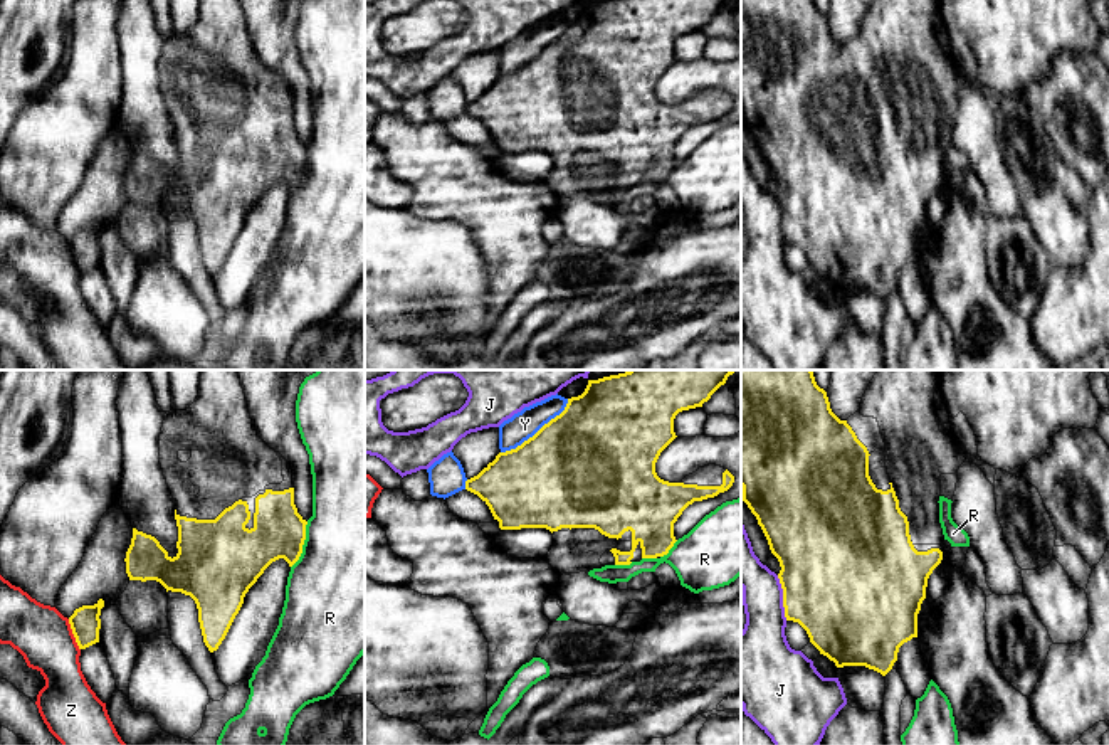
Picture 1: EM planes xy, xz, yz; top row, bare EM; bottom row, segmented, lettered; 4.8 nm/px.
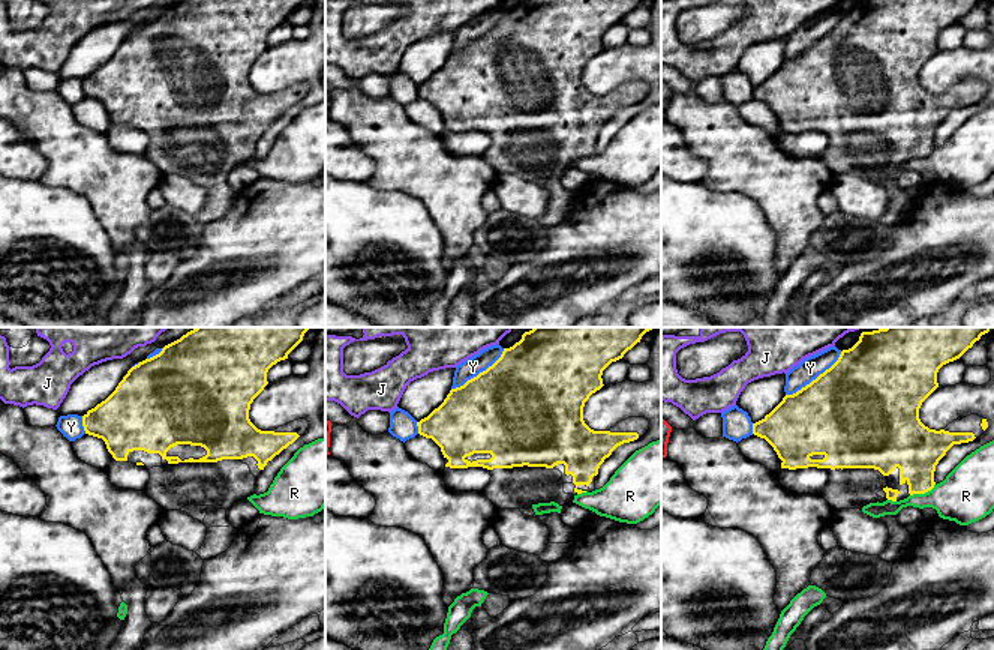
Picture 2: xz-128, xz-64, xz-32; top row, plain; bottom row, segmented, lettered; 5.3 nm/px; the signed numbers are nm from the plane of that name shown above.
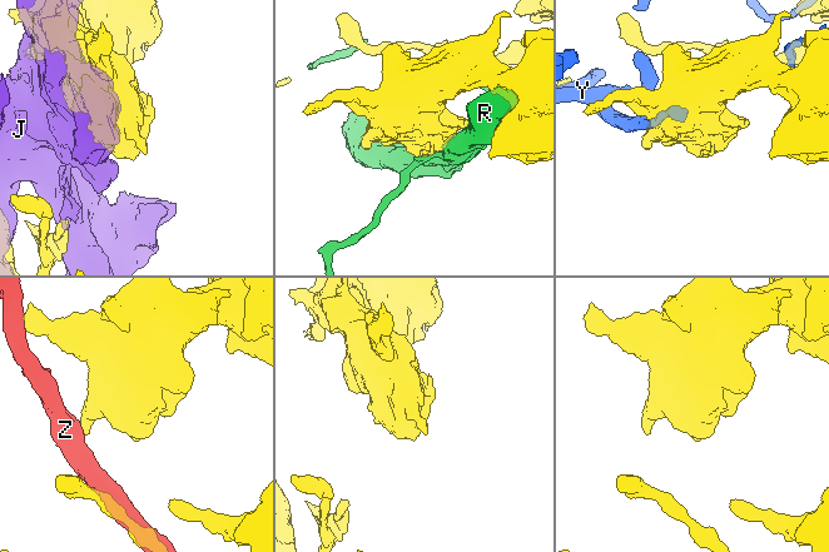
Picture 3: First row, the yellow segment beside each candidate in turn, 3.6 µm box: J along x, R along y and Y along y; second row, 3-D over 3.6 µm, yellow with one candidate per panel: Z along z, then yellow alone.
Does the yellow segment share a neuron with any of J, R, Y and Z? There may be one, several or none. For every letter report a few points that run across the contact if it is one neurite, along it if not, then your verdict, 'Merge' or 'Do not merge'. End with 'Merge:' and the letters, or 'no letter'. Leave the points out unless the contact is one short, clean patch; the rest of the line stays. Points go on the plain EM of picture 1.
J: Do not merge
R: Do not merge
Y: Do not merge
Z: Do not merge
Merge: no letter

